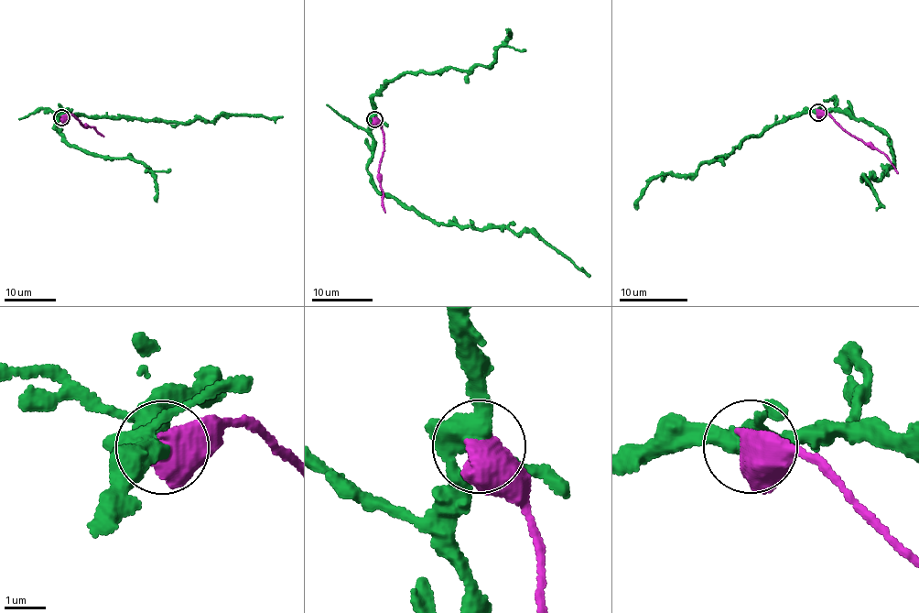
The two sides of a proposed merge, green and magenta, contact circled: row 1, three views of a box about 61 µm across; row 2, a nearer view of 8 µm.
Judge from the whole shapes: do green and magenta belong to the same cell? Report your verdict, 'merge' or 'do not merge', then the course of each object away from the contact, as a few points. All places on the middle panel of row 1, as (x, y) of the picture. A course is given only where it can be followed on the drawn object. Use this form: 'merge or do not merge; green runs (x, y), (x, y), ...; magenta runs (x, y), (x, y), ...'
do not merge; green runs (374, 118), (371, 122), (373, 154), (366, 169), (377, 191), (445, 224), (533, 232), (589, 277); magenta runs (374, 119), (384, 138), (378, 179), (384, 212)

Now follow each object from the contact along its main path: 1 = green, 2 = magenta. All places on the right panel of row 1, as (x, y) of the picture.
1: (816, 113), (841, 110), (883, 128), (891, 168), (875, 181), (872, 175), (868, 185), (864, 180), (885, 206)
2: (818, 113), (830, 114), (853, 136), (865, 143), (873, 144), (897, 173)

